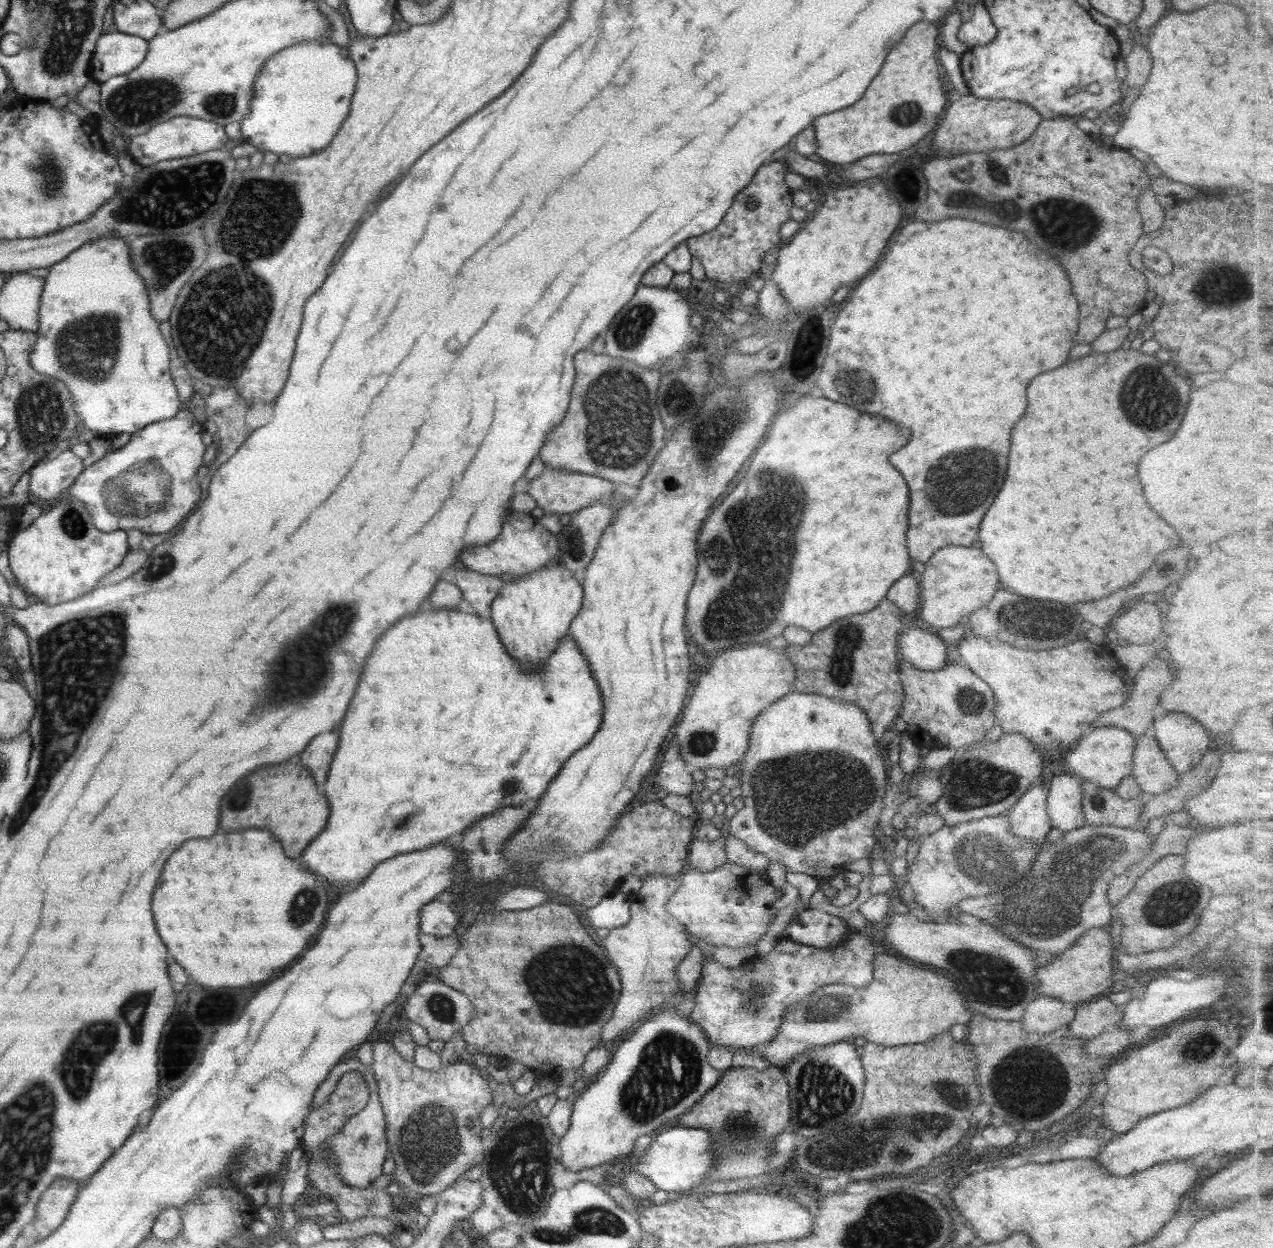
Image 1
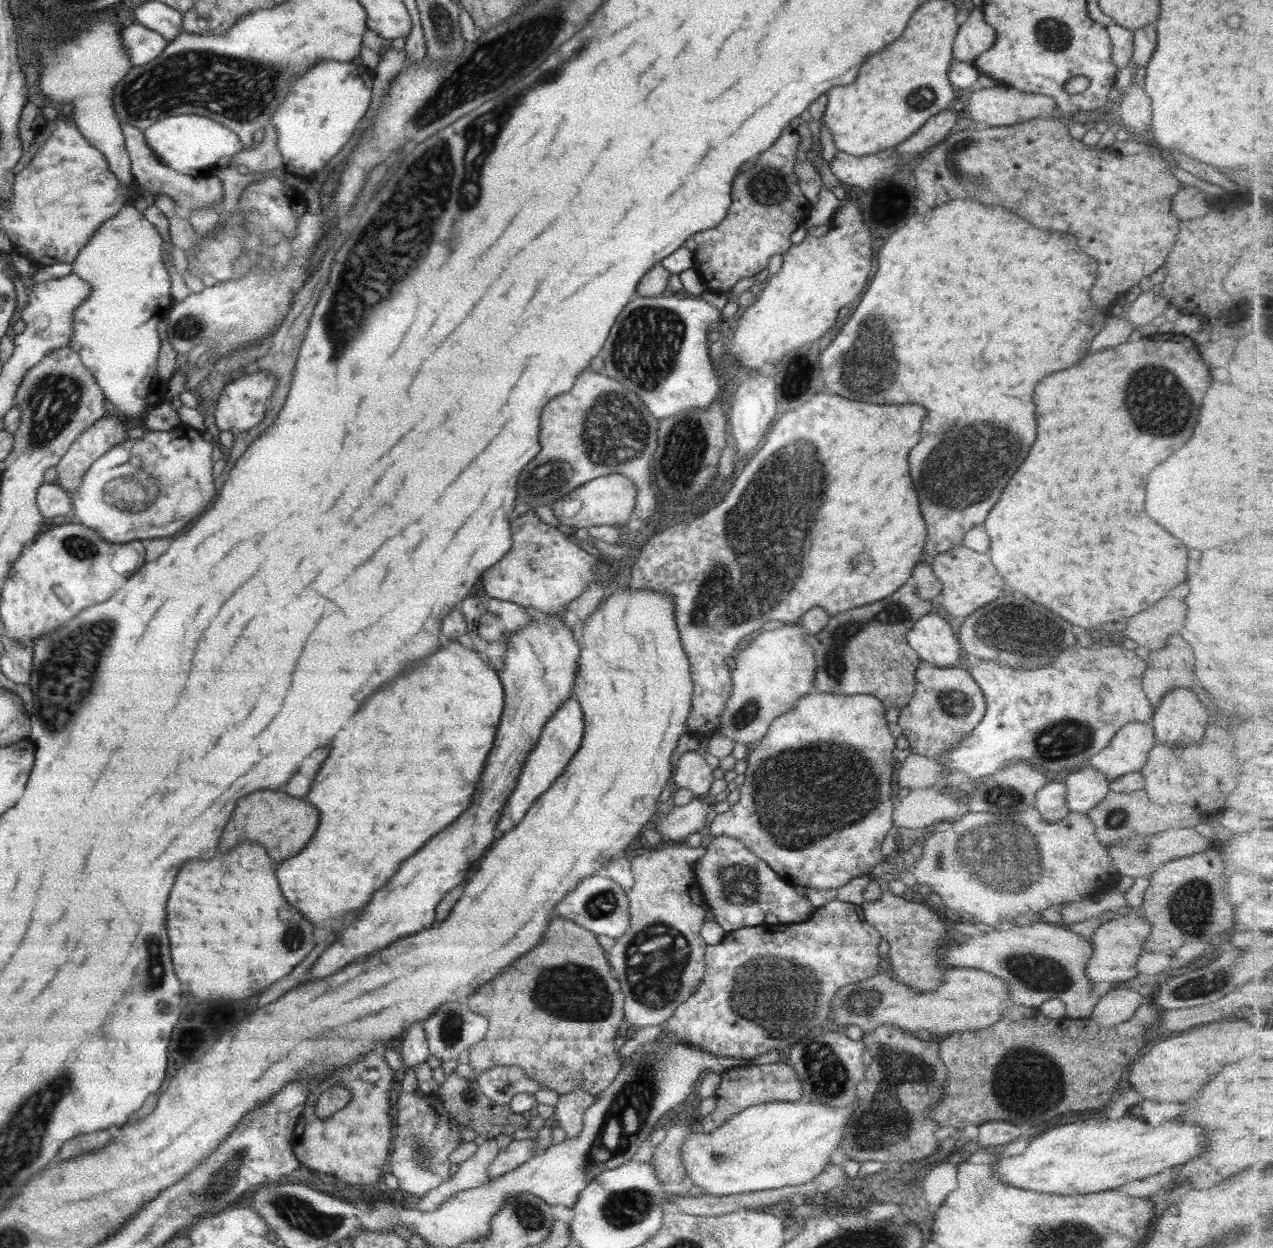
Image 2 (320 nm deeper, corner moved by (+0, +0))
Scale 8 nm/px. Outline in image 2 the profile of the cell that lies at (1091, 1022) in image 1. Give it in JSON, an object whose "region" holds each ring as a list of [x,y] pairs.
{"region":[[[1112,989],[1099,998],[1093,1008],[1091,1020],[1100,1028],[1110,1030],[1112,1026],[1127,1022],[1136,1009],[1147,1001],[1139,992],[1131,989]]]}

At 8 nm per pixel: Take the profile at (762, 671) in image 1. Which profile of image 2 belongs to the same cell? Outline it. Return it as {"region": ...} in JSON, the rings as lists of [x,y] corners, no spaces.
{"region":[[[799,623],[786,624],[762,632],[744,652],[740,652],[734,662],[736,668],[731,672],[732,694],[719,718],[719,728],[715,730],[720,742],[730,739],[753,747],[760,742],[775,718],[788,712],[800,696],[814,690],[817,662],[814,650],[806,644],[806,634]]]}

